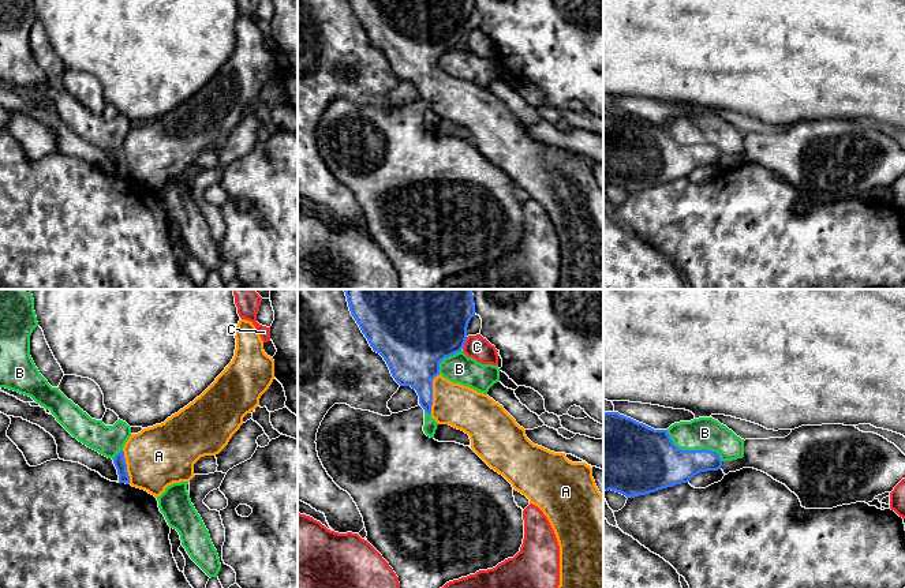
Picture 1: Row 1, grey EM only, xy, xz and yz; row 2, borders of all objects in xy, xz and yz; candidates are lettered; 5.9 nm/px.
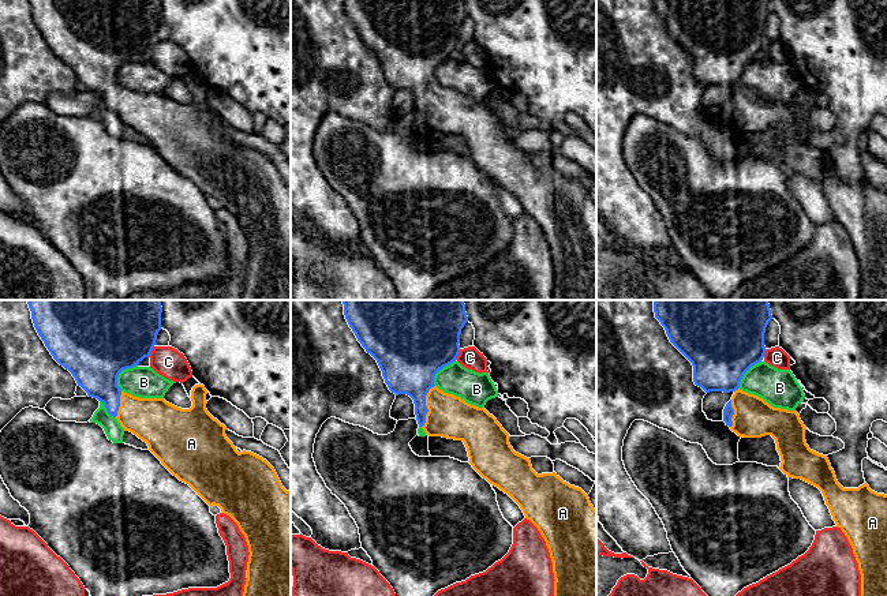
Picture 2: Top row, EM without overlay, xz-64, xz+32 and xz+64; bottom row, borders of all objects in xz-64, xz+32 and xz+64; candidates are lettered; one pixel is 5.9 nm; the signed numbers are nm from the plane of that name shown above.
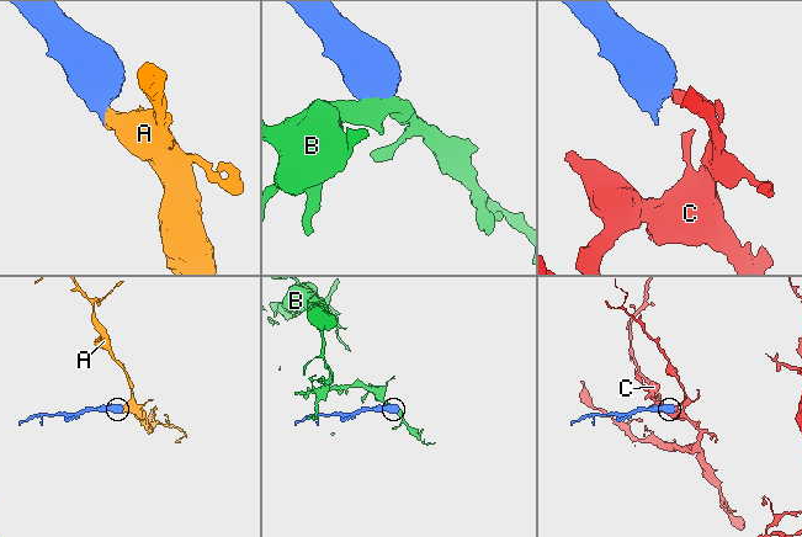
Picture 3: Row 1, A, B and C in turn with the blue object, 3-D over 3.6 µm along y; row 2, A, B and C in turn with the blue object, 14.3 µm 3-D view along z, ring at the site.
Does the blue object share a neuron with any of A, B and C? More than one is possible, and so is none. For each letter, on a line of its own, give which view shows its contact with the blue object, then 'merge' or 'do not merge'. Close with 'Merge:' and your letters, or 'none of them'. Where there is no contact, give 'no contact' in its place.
A: contact in xz; merge
B: contact in yz; do not merge
C: contact in xz; do not merge
Merge: A

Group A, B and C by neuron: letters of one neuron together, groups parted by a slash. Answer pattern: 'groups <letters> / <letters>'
groups A / B / C

